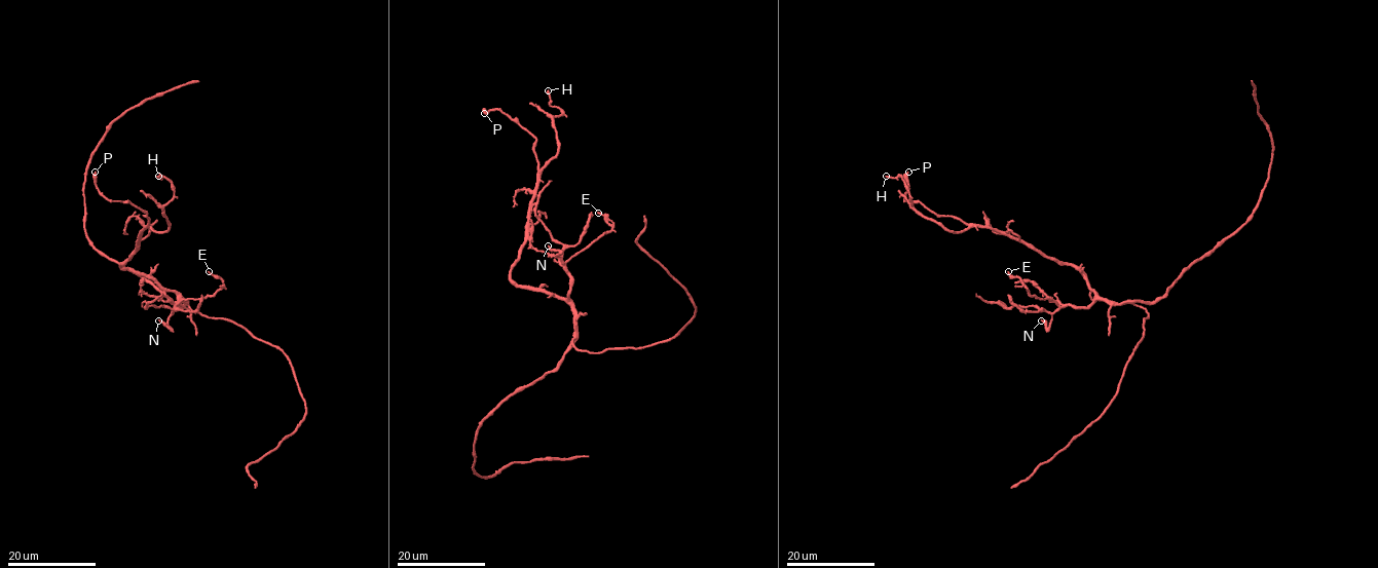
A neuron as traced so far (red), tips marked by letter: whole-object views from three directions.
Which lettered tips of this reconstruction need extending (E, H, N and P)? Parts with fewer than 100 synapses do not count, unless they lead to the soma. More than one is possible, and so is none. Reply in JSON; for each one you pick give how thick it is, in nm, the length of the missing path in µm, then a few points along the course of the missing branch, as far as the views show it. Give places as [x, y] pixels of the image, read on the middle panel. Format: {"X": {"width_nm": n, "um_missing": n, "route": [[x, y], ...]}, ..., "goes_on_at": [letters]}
{"goes_on_at": []}

